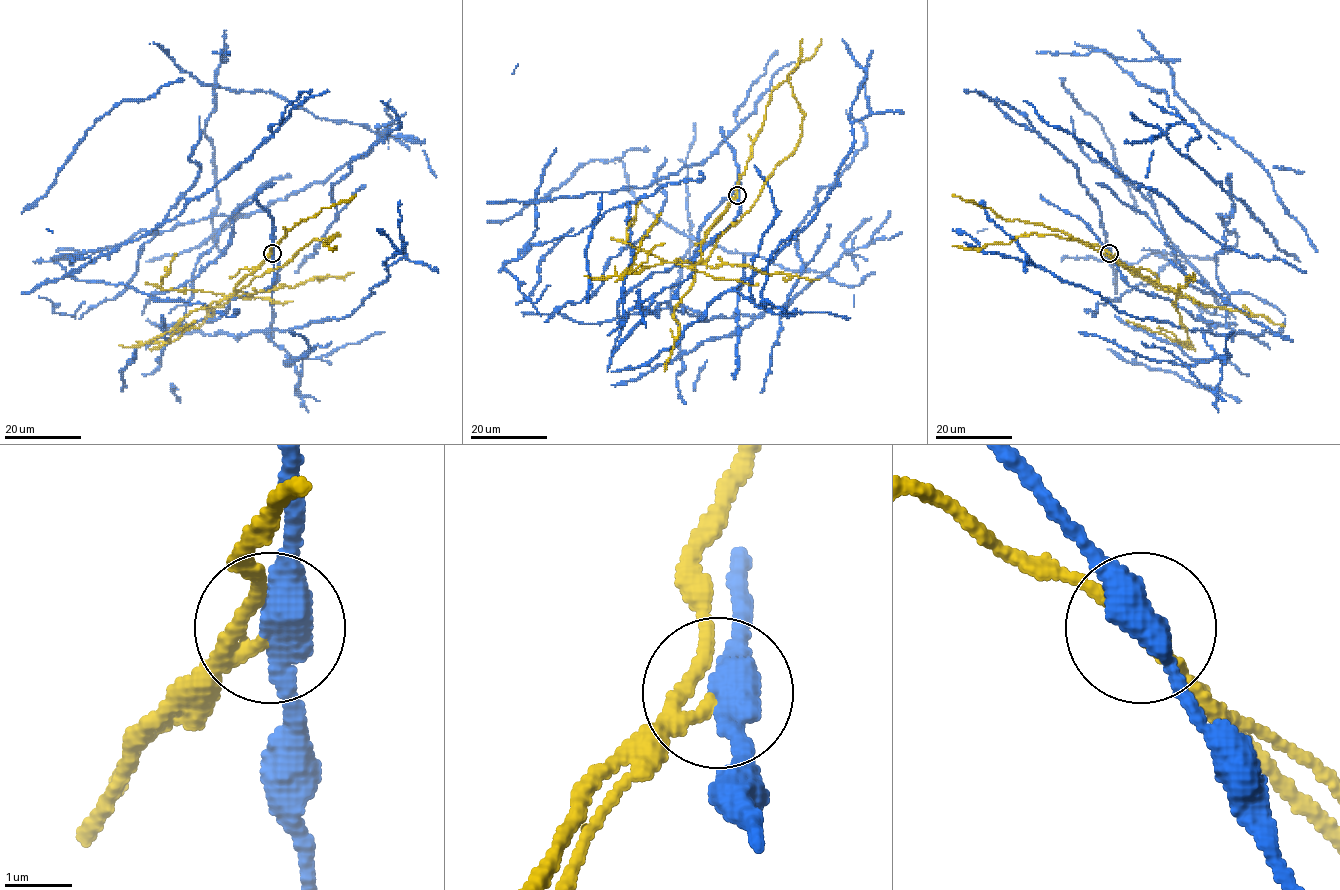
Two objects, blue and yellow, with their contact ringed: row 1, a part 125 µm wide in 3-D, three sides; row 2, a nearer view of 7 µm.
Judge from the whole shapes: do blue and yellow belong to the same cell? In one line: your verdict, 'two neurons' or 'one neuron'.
two neurons

